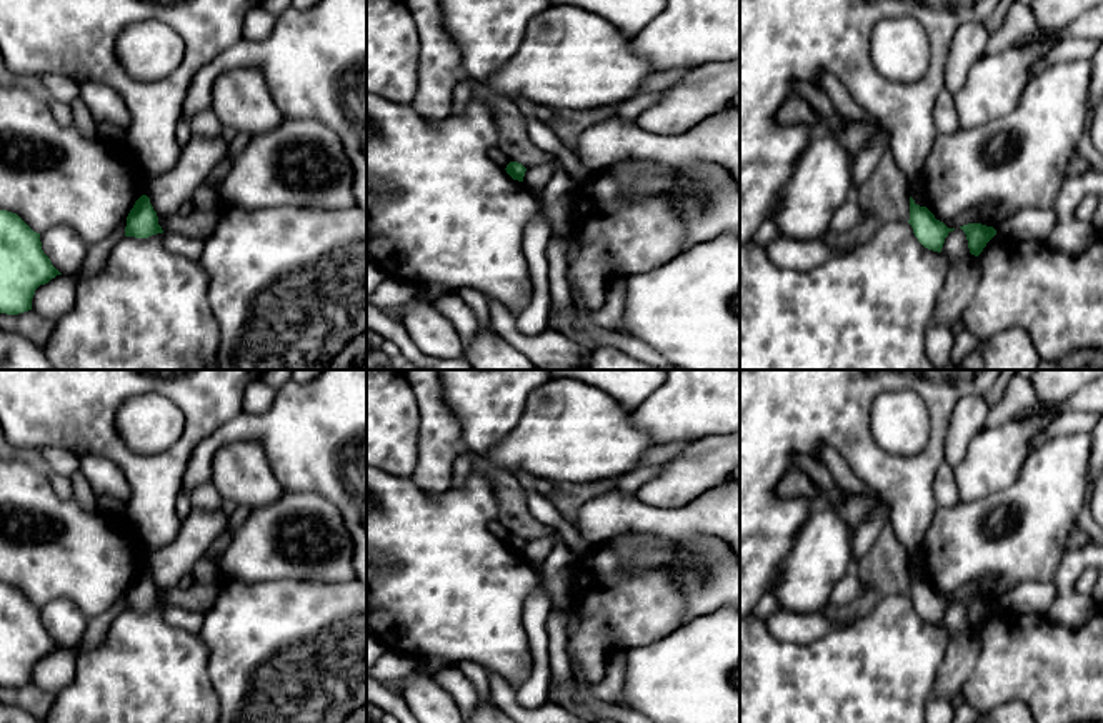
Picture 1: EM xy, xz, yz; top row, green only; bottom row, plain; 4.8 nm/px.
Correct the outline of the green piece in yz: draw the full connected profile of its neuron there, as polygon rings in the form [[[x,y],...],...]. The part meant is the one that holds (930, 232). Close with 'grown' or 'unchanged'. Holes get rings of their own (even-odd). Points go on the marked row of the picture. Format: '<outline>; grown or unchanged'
[[[910,197],[910,220],[918,242],[933,252],[941,252],[945,238],[955,228],[948,228],[943,222],[936,220],[935,215],[926,208],[915,203]]]; unchanged

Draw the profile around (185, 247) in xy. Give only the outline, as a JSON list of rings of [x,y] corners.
[[[163,232],[163,245],[168,252],[188,260],[198,260],[203,252],[202,238],[188,238],[172,232]]]

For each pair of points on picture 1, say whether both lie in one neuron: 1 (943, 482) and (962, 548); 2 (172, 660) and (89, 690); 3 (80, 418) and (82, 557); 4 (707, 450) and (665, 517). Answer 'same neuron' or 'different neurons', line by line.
1: different neurons
2: same neuron
3: different neurons
4: different neurons

